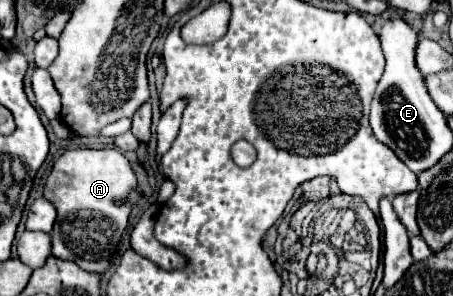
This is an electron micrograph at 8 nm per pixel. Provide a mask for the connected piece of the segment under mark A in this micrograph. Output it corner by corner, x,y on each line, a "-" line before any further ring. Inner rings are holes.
80,148
80,150
64,152
56,160
56,164
44,184
44,198
50,200
58,212
54,230
50,232
52,254
62,260
76,262
86,272
106,272
110,266
110,258
116,252
118,242
128,226
128,216
130,216
132,206
128,204
126,198
134,188
136,188
136,174
120,150
116,150
116,148
104,148
104,150

